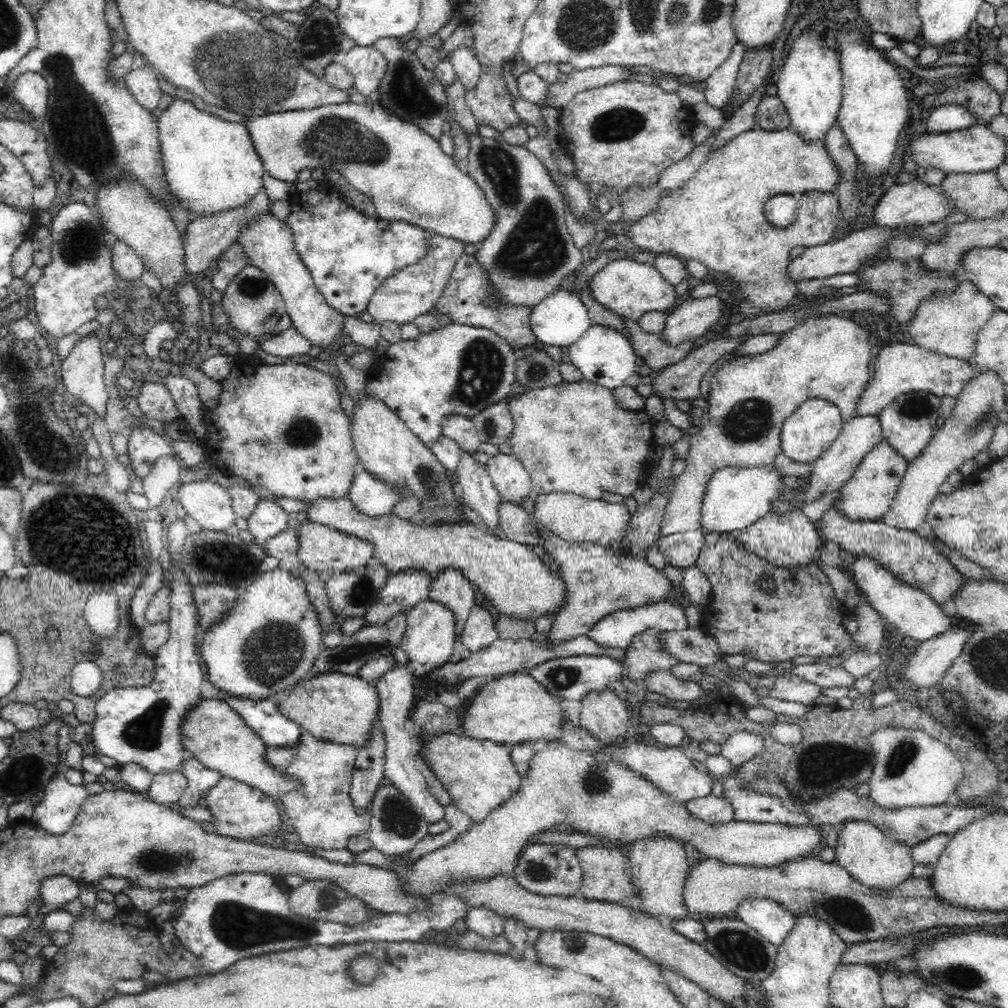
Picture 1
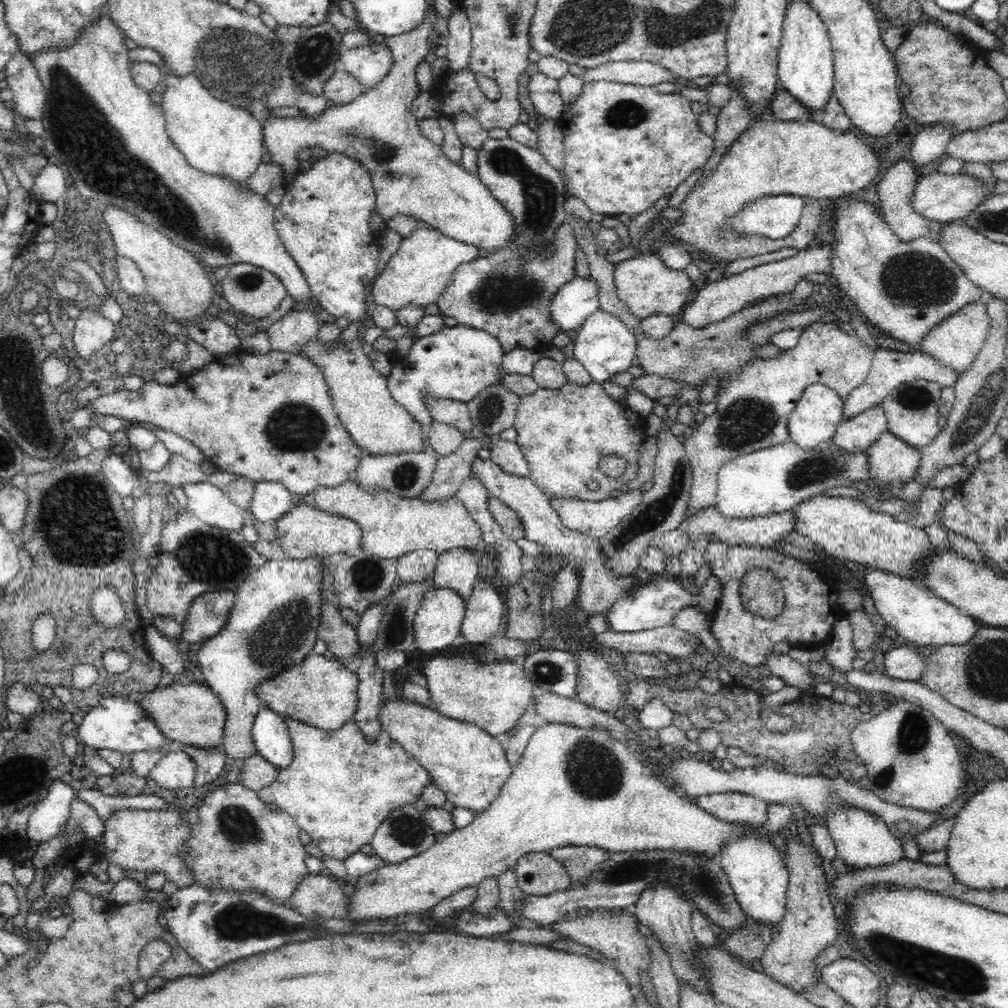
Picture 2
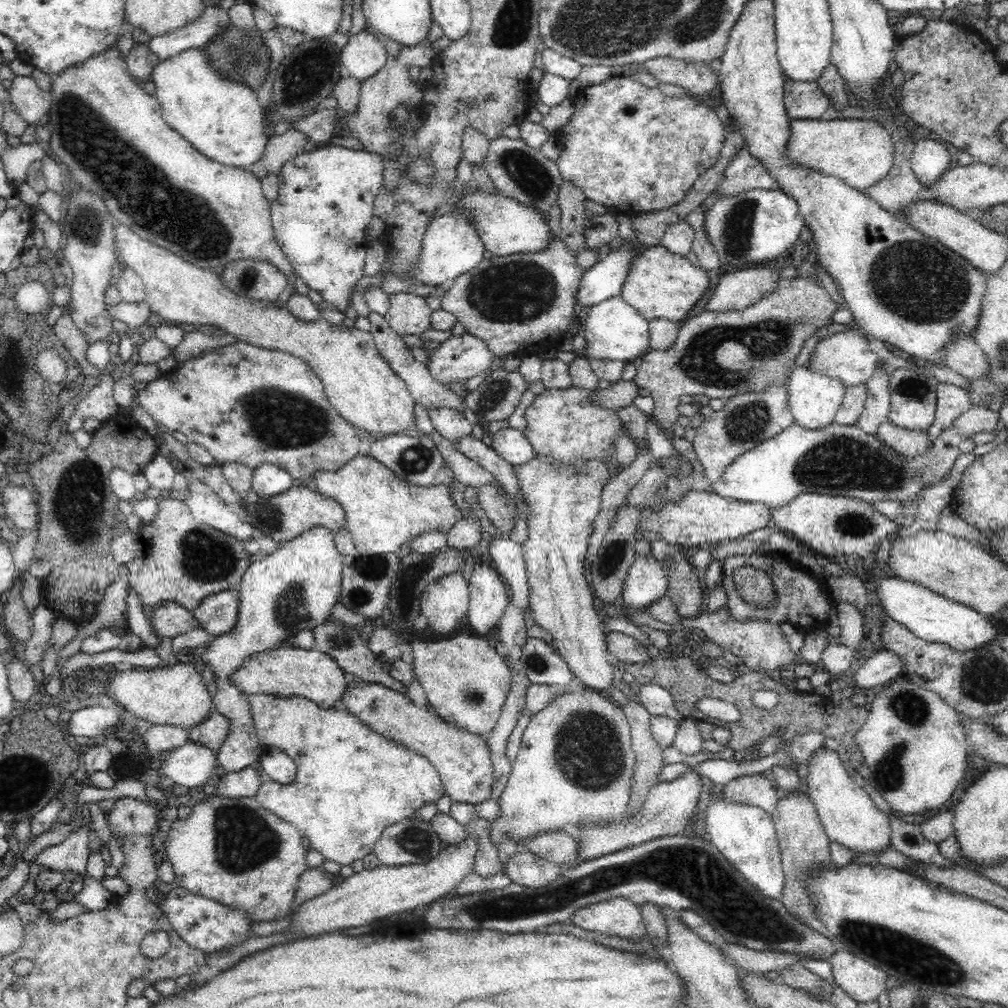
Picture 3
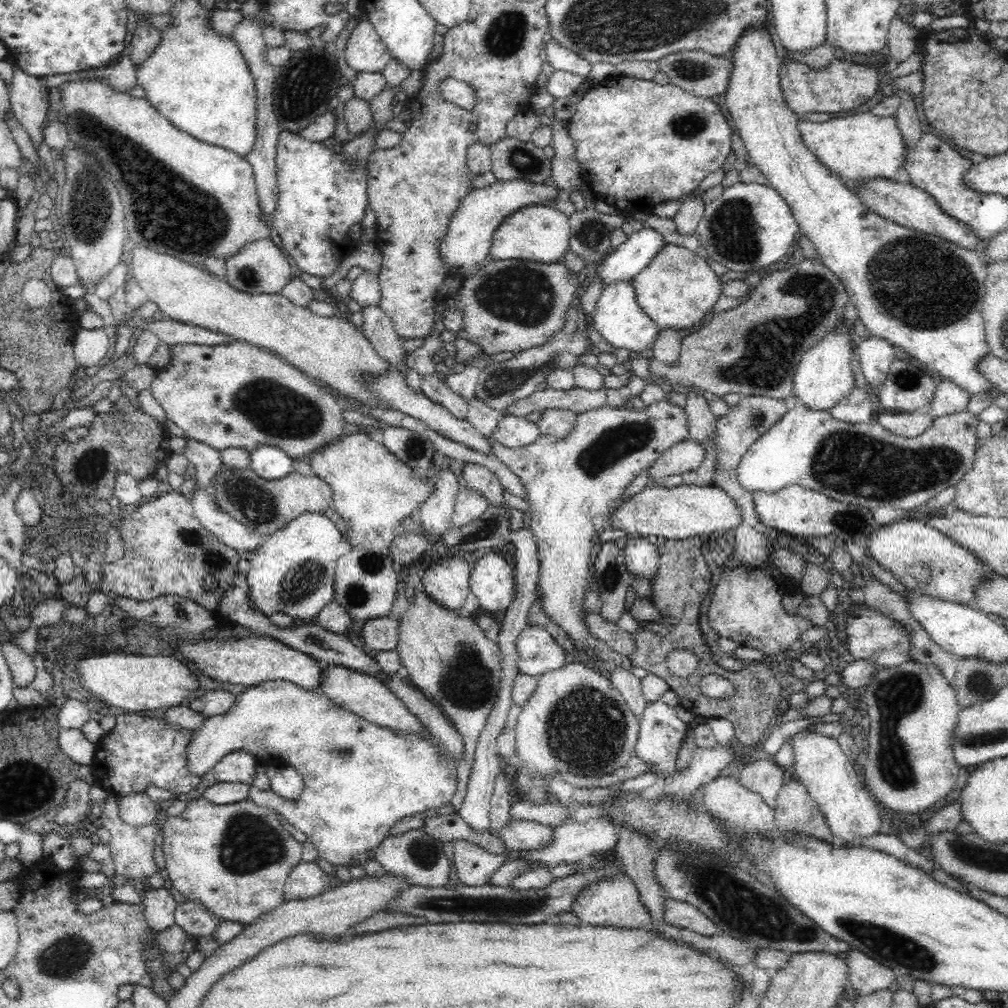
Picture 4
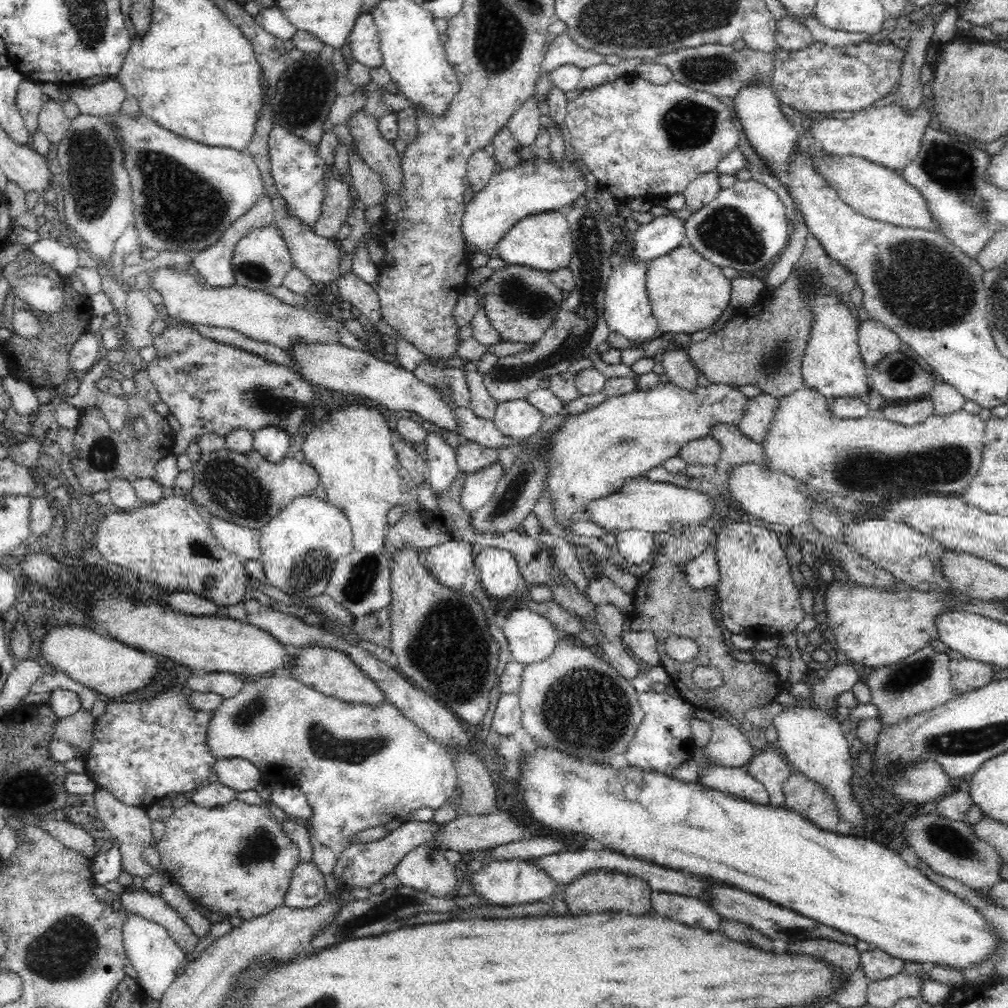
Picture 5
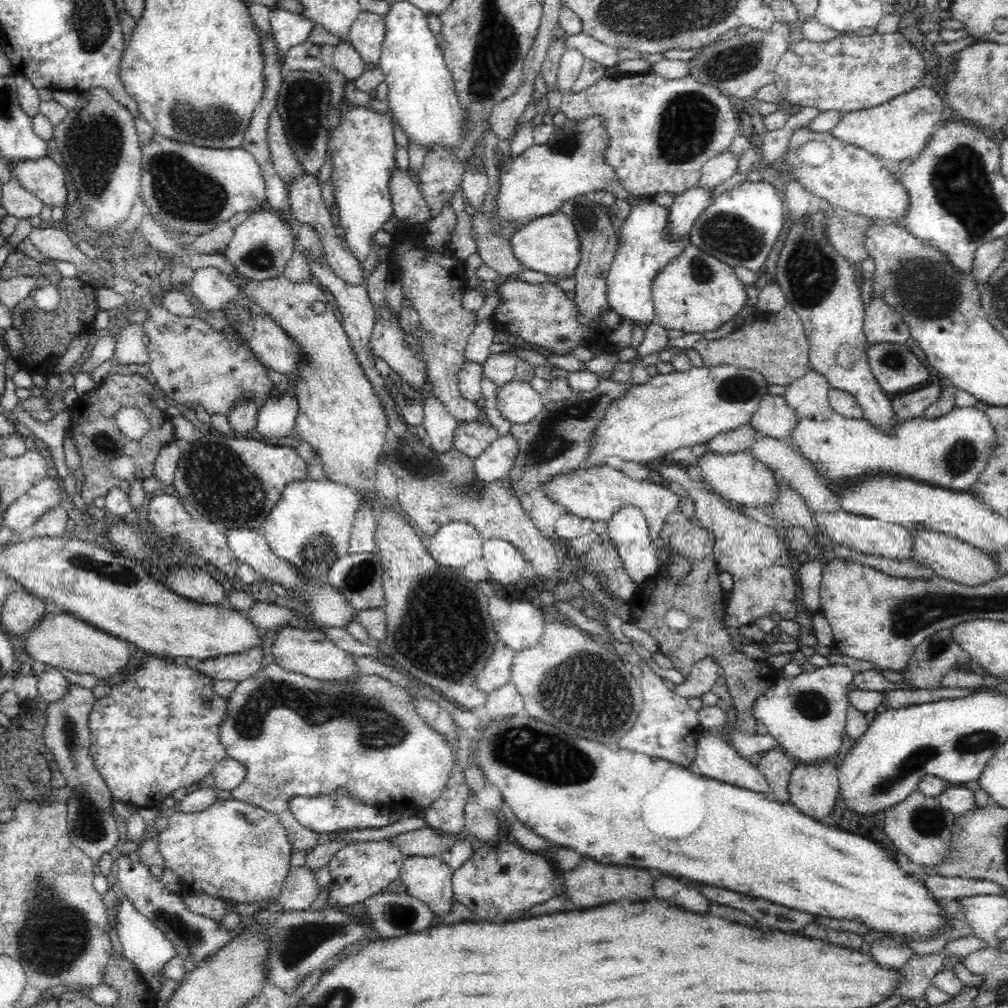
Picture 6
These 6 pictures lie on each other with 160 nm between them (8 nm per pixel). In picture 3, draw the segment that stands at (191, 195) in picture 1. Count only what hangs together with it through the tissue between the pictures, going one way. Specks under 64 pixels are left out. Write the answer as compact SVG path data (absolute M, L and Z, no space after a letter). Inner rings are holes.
M190 48L174 58L168 58L164 62L160 61L152 72L152 81L156 84L155 98L163 107L164 121L176 133L184 137L200 154L217 164L247 170L254 166L258 160L261 160L269 138L265 133L264 113L258 103L257 96L242 83L236 83L236 81L219 76L209 66L208 54L196 48Z

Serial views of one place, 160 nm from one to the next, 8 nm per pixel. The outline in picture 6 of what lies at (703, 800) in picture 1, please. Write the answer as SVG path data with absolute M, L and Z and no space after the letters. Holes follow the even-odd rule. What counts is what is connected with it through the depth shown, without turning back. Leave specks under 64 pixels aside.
M770 748L768 752L762 753L756 766L762 772L769 784L769 796L774 801L788 803L790 796L787 790L788 778L797 763L792 760L784 750Z

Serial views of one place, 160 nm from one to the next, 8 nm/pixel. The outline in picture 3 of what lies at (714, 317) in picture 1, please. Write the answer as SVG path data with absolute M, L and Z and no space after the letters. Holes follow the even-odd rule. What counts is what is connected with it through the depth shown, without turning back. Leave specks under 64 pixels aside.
M769 265L743 268L723 275L708 299L706 312L724 314L754 306L762 297L777 289L777 284L782 279L782 269L783 267Z

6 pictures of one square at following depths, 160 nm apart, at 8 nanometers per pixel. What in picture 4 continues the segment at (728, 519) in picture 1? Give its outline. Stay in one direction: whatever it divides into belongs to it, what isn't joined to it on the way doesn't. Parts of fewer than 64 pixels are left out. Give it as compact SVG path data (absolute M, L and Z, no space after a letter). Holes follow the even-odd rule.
M796 406L794 410L787 410L786 414L772 427L768 432L765 432L760 438L746 451L746 454L740 459L737 468L737 479L740 483L740 487L744 489L748 494L752 495L758 492L764 493L777 493L784 487L790 485L798 485L807 489L821 492L834 500L839 500L842 503L854 503L860 506L864 506L870 510L876 510L880 506L890 507L892 509L916 509L926 502L928 498L936 496L938 492L946 490L948 486L957 485L962 476L972 468L972 460L975 458L974 445L979 442L976 438L976 427L978 426L979 420L974 416L968 409L937 418L932 421L932 424L915 439L906 438L902 436L896 436L894 433L884 429L882 425L873 416L865 423L849 423L844 421L836 420L828 411L810 411L806 409L806 406Z

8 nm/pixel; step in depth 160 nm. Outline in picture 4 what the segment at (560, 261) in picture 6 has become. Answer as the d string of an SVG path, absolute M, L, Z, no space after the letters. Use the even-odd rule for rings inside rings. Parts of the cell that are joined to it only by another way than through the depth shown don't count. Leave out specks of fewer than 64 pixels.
M547 204L528 205L524 208L518 208L516 212L508 214L505 220L500 220L498 228L492 234L492 242L489 254L493 259L524 259L524 260L538 260L544 264L552 264L556 260L561 260L569 248L570 227L567 215L553 206Z

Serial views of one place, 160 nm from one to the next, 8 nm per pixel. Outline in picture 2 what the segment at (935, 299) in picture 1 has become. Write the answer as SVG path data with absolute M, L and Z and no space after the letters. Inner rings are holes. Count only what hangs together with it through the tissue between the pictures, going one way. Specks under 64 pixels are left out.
M978 298L971 304L966 304L965 308L960 308L954 315L944 318L940 324L930 328L921 340L921 349L928 352L940 364L953 368L959 374L966 371L978 356L983 342L986 340L990 326L990 315L986 311L986 301Z

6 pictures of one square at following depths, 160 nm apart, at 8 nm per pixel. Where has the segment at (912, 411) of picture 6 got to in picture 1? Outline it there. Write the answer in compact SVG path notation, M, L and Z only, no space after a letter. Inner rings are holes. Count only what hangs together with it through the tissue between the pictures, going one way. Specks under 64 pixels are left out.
M883 438L870 452L866 453L852 478L841 486L839 496L831 508L853 522L881 520L892 503L908 464L909 462L896 453Z

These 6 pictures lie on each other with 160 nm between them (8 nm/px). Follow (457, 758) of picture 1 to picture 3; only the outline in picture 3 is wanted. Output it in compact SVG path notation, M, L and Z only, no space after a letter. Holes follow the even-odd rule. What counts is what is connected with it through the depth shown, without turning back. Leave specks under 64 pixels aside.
M364 683L361 687L349 684L341 707L387 739L428 759L438 771L445 795L449 795L453 802L480 804L491 799L494 767L484 736L446 722L430 706L419 708L408 695L380 683Z

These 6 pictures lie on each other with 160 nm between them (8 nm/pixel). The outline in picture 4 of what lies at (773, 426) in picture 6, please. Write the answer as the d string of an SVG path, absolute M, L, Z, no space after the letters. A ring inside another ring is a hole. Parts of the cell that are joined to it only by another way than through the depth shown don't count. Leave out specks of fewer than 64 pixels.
M745 396L741 397L733 407L729 407L728 412L724 416L716 417L716 428L714 434L708 438L707 443L712 444L714 448L715 464L714 464L714 482L711 484L716 487L724 489L738 505L738 509L742 511L744 517L744 524L754 528L756 531L760 530L772 540L776 540L776 532L768 530L768 526L764 526L758 513L756 513L756 505L754 505L753 496L748 494L738 483L737 468L742 456L746 451L762 436L768 432L781 418L786 414L788 406L783 400L763 397L763 396Z

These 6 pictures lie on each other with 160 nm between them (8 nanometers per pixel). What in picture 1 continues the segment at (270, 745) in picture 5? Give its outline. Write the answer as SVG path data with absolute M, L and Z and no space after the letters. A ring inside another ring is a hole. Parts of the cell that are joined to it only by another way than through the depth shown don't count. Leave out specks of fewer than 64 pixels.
M302 730L297 744L297 753L293 763L285 774L302 785L301 792L290 792L279 798L284 804L286 814L294 826L299 842L314 848L346 849L350 836L368 833L370 812L358 815L350 803L349 787L352 782L352 770L356 758L354 745L340 745L320 741L308 731ZM181 770L158 773L153 776L150 787L147 789L147 797L149 800L171 808L174 803L179 802L186 788L186 777Z

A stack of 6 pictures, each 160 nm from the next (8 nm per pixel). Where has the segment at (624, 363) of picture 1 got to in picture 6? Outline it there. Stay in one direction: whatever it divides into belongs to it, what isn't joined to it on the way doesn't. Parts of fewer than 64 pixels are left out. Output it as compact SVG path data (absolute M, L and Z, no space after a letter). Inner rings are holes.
M652 199L640 201L631 207L630 214L619 223L621 240L607 276L606 298L609 311L621 316L621 320L628 319L643 328L652 323L655 317L651 288L656 272L668 260L678 256L688 244L688 240L684 241L684 239L681 241L664 239L662 228L666 228L664 207L655 204Z

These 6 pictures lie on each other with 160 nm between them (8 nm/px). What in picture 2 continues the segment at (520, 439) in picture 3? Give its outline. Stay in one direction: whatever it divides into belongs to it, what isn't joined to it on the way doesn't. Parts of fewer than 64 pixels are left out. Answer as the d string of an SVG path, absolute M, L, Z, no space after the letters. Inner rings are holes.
M495 440L491 448L491 461L506 474L520 478L529 476L529 464L514 441Z

